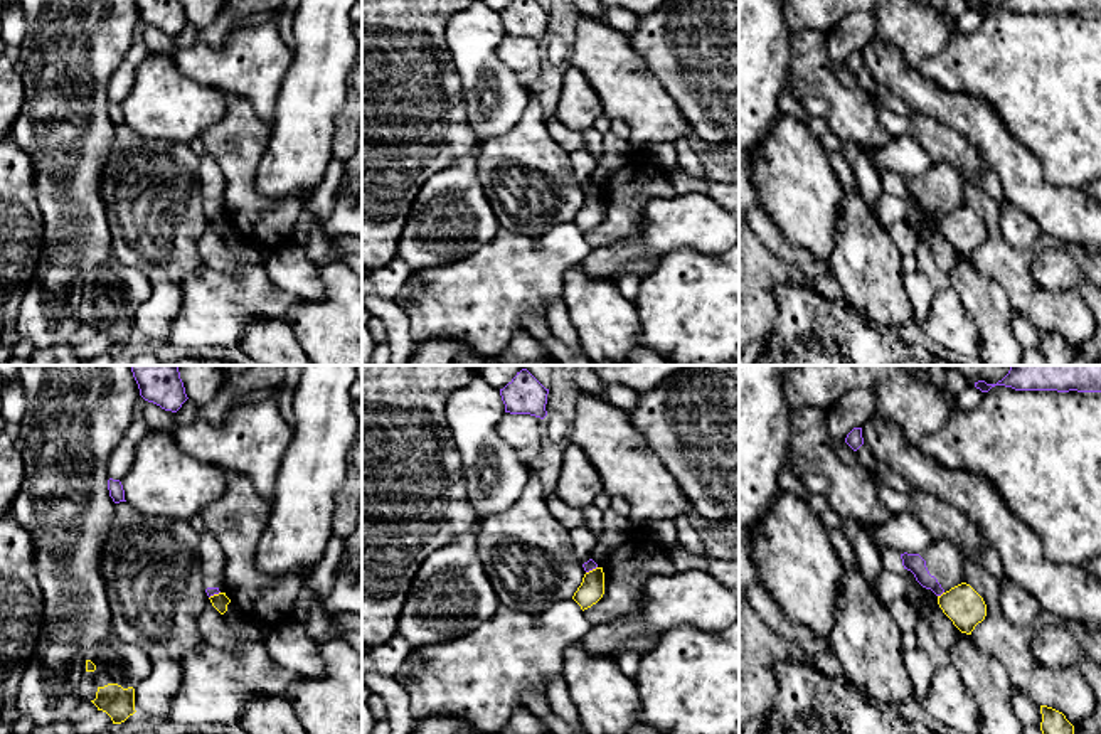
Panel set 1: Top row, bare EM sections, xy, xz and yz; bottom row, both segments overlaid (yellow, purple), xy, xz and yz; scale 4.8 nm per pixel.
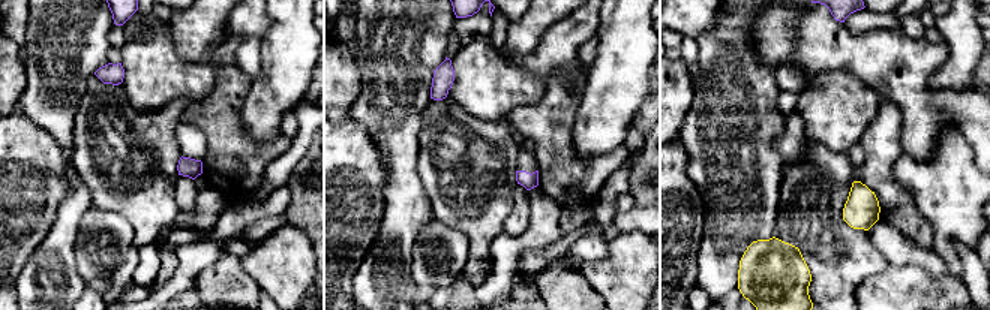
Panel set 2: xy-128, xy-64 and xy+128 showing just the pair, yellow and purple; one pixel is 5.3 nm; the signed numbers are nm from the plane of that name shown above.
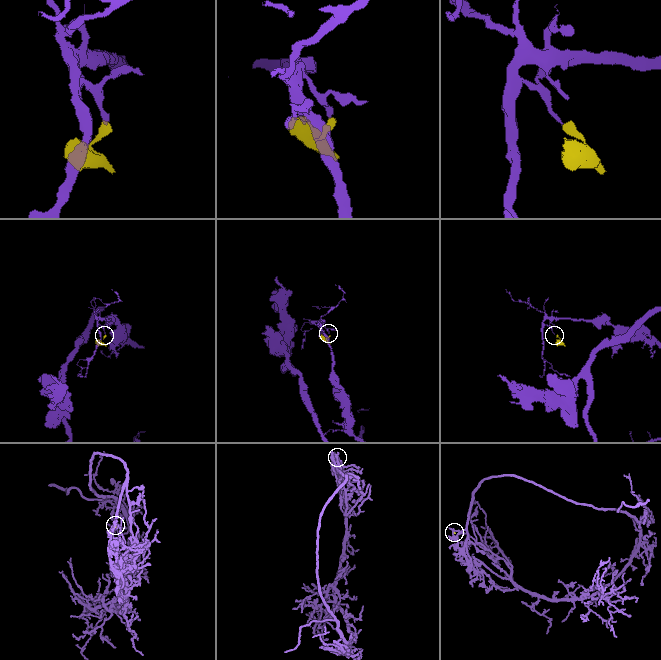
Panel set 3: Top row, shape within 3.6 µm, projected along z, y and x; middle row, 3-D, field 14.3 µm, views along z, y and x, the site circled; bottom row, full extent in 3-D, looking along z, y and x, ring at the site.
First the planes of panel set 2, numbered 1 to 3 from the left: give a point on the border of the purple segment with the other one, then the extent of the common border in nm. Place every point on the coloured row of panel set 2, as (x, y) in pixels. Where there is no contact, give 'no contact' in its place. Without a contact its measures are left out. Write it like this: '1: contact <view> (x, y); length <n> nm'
1: no contact
2: no contact
3: no contact

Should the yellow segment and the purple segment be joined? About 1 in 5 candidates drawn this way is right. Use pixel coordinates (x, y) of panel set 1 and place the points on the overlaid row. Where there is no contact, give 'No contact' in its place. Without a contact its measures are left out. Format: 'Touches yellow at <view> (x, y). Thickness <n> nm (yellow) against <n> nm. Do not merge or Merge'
Touches yellow at yz (941, 595). Thickness 180 nm (yellow) against 90 nm. Do not merge

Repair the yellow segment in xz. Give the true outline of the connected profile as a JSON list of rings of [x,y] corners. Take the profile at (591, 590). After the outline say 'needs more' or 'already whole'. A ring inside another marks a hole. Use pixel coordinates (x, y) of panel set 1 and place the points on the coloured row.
[[[596,567],[584,574],[581,586],[574,593],[572,599],[588,609],[596,604],[604,594],[604,572],[603,567]]] | already whole

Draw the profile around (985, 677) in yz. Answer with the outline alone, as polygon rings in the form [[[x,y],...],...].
[[[960,633],[949,657],[973,694],[980,714],[980,734],[1024,734],[1012,707],[1012,685],[1005,667],[980,650],[971,635]]]

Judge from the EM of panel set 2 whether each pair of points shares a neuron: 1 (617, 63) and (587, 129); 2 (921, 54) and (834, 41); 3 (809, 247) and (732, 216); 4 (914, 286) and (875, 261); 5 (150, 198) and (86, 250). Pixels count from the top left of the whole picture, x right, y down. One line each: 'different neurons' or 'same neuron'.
1: same neuron
2: same neuron
3: different neurons
4: different neurons
5: different neurons

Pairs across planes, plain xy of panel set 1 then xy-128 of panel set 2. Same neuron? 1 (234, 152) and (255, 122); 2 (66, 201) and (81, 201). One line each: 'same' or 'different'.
1: different
2: same

